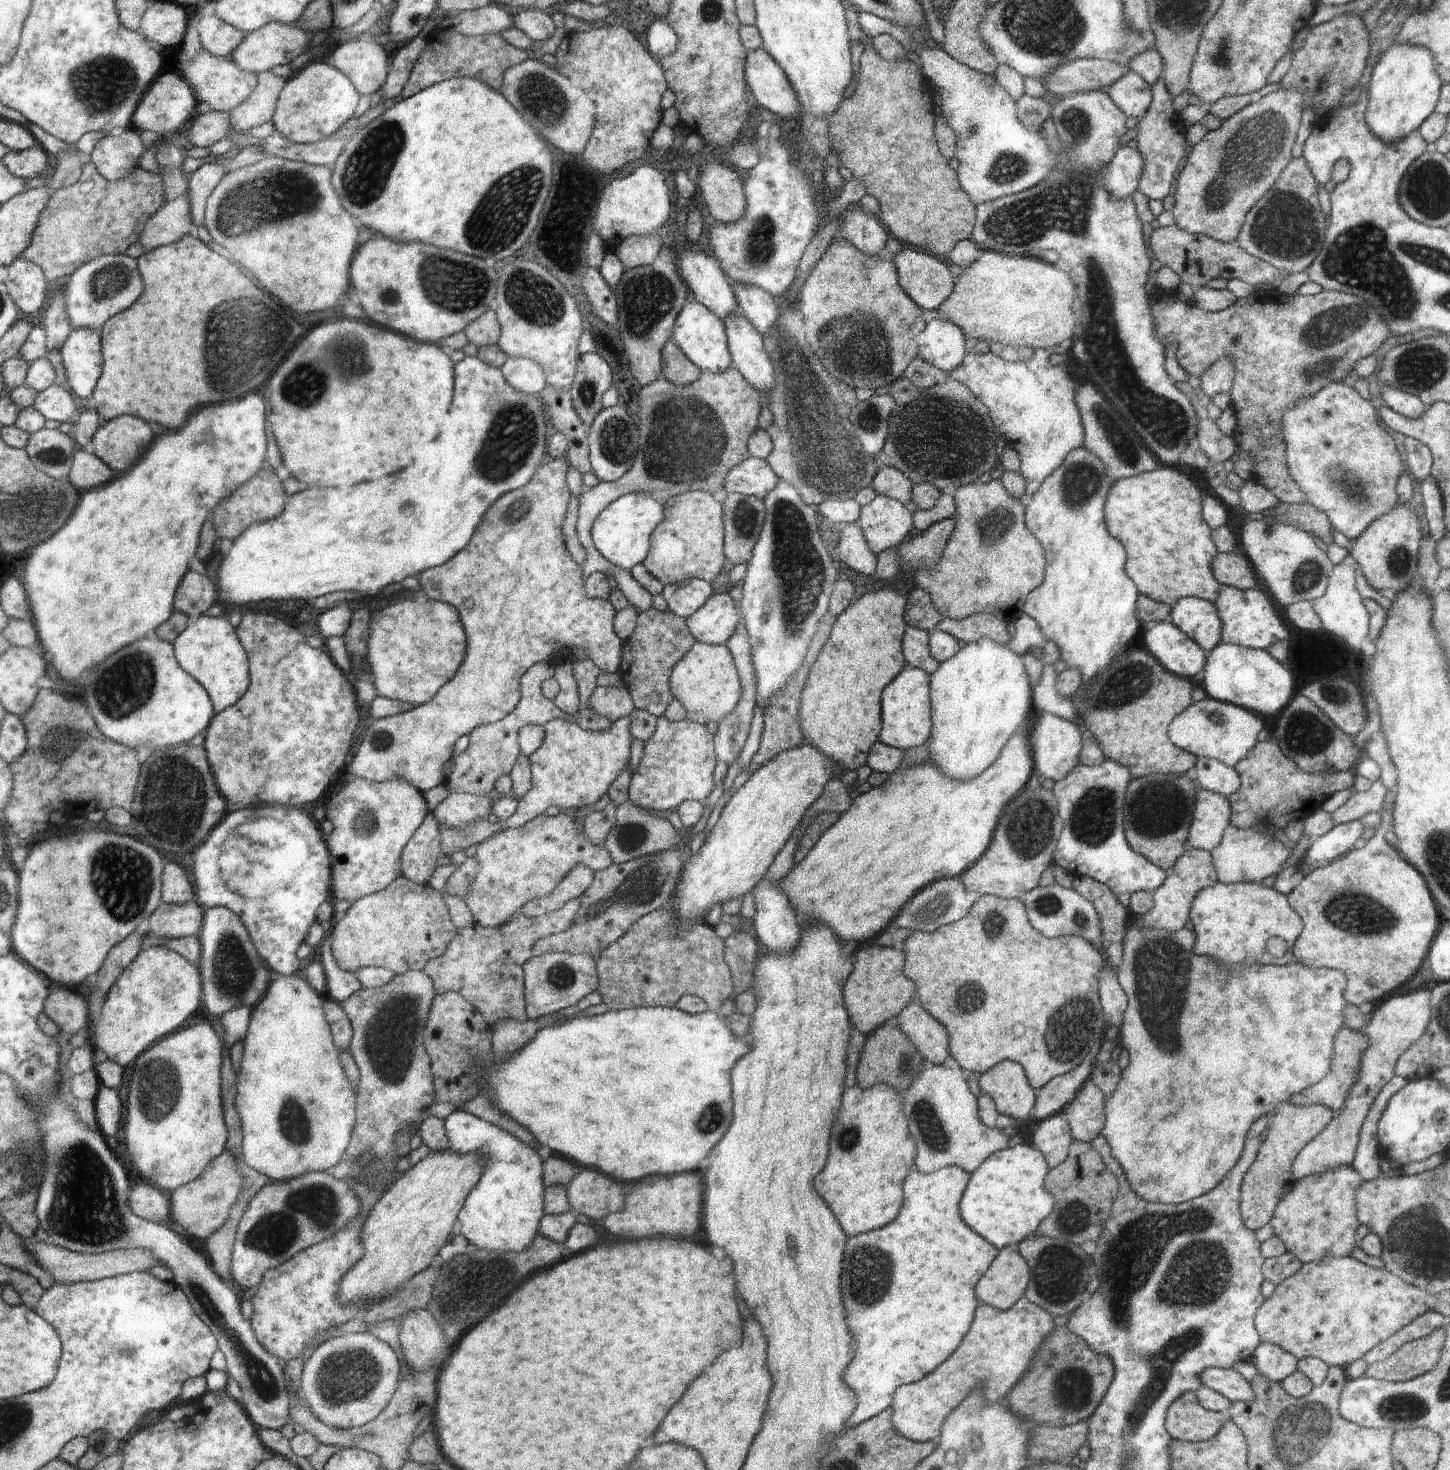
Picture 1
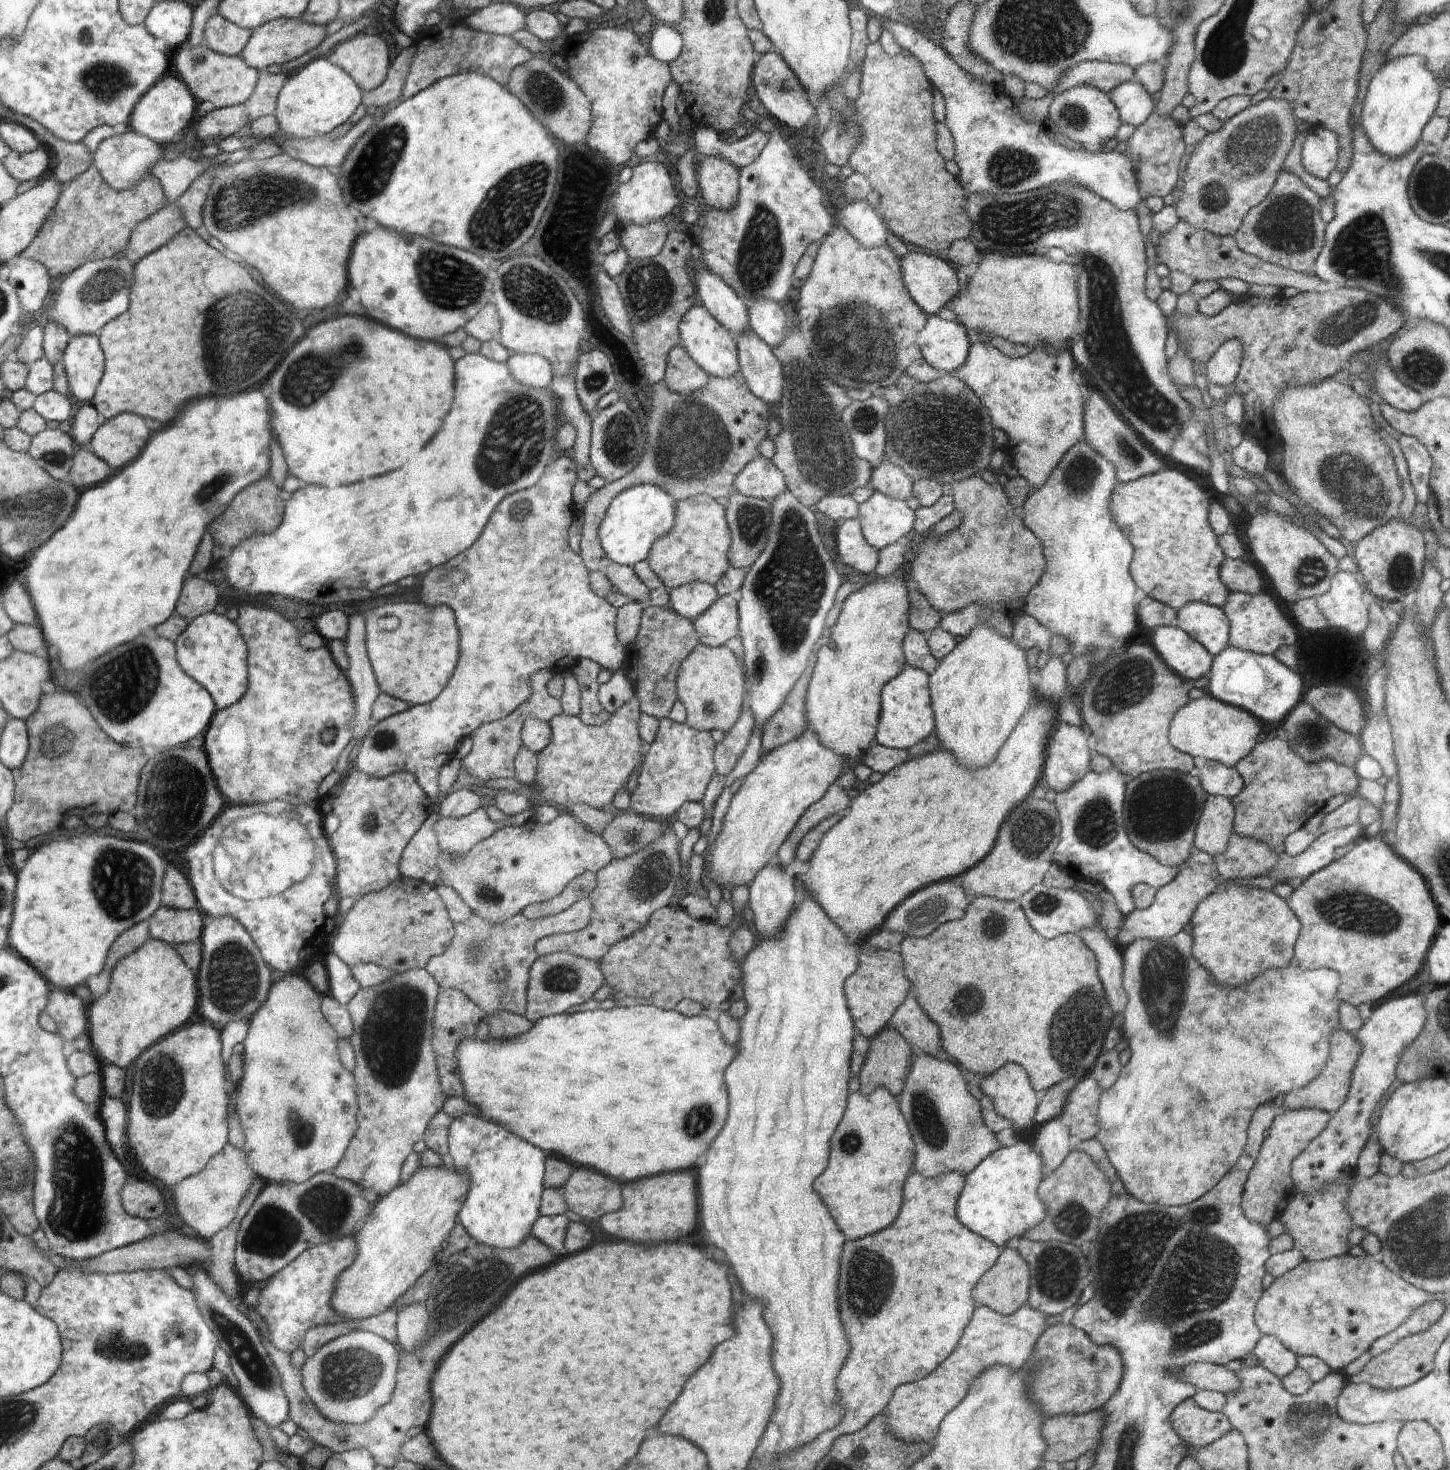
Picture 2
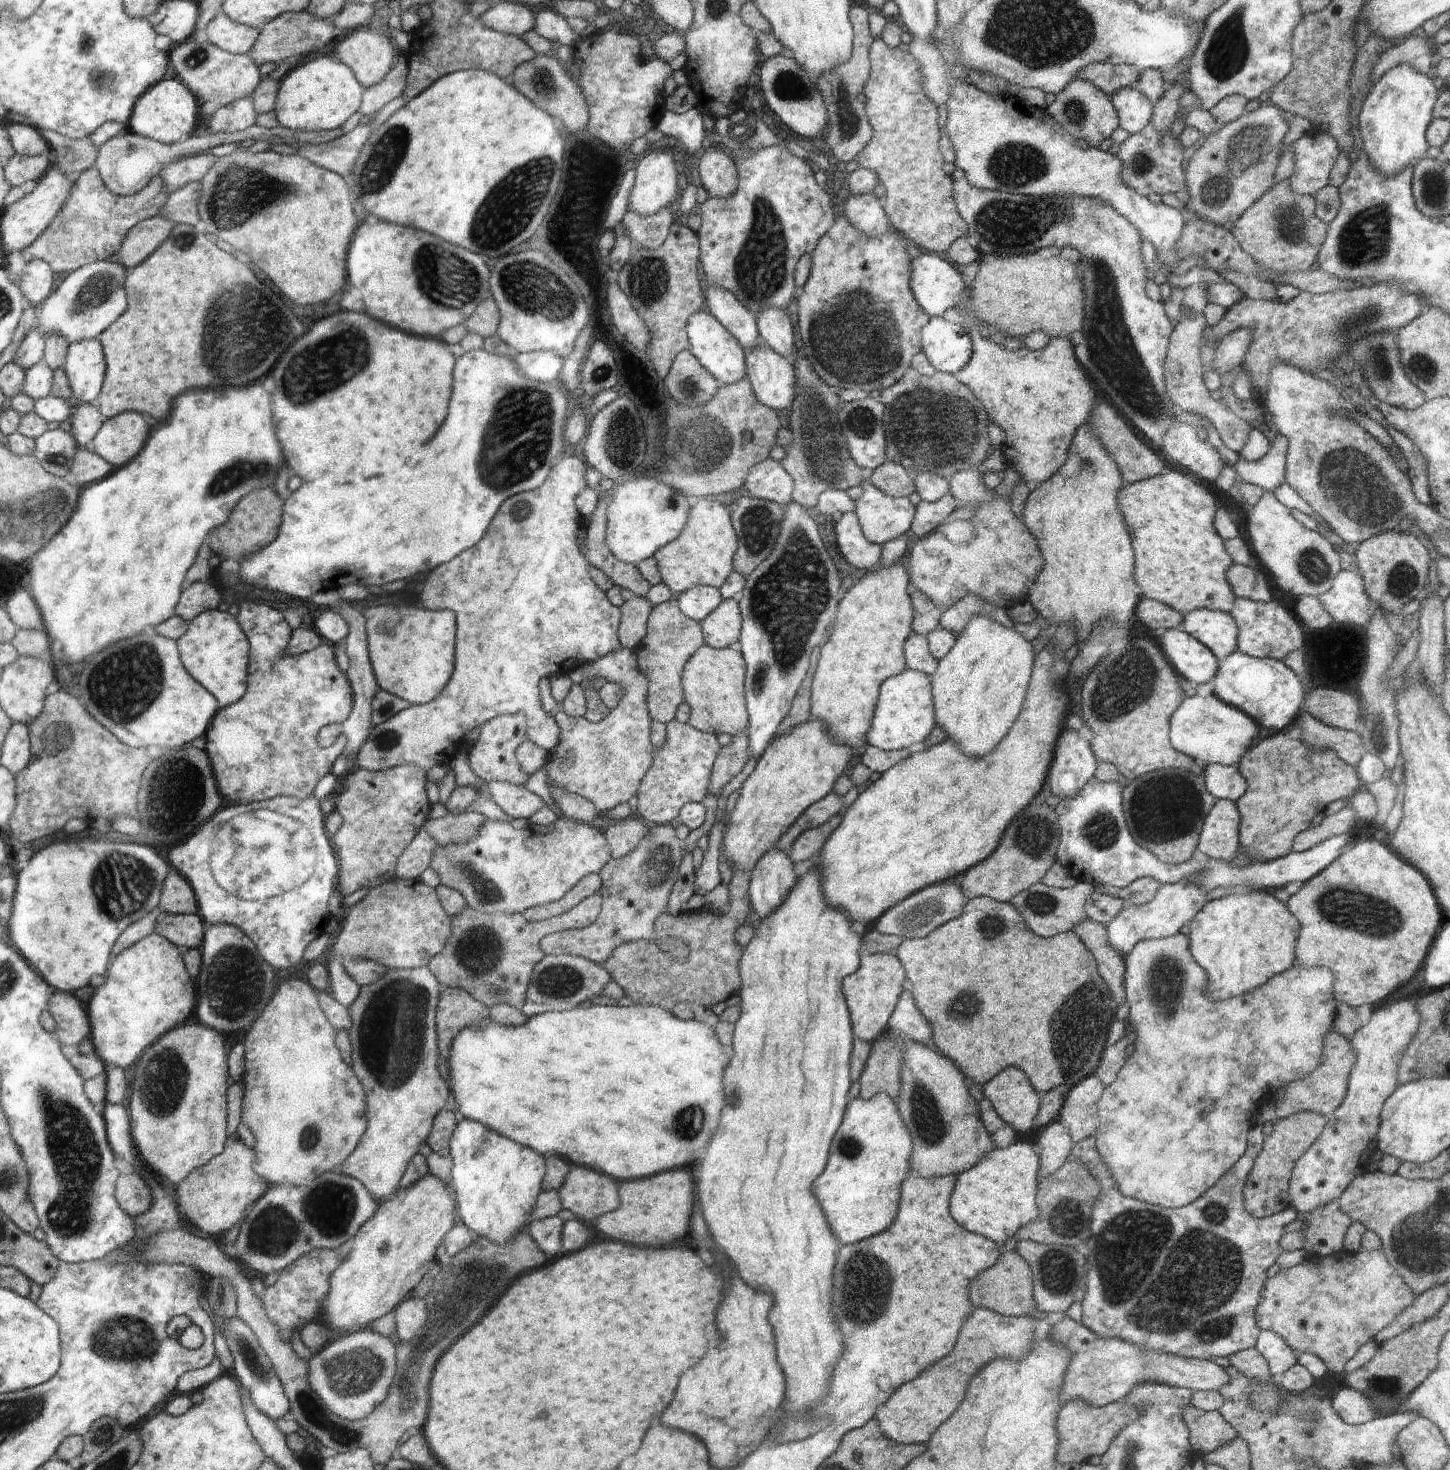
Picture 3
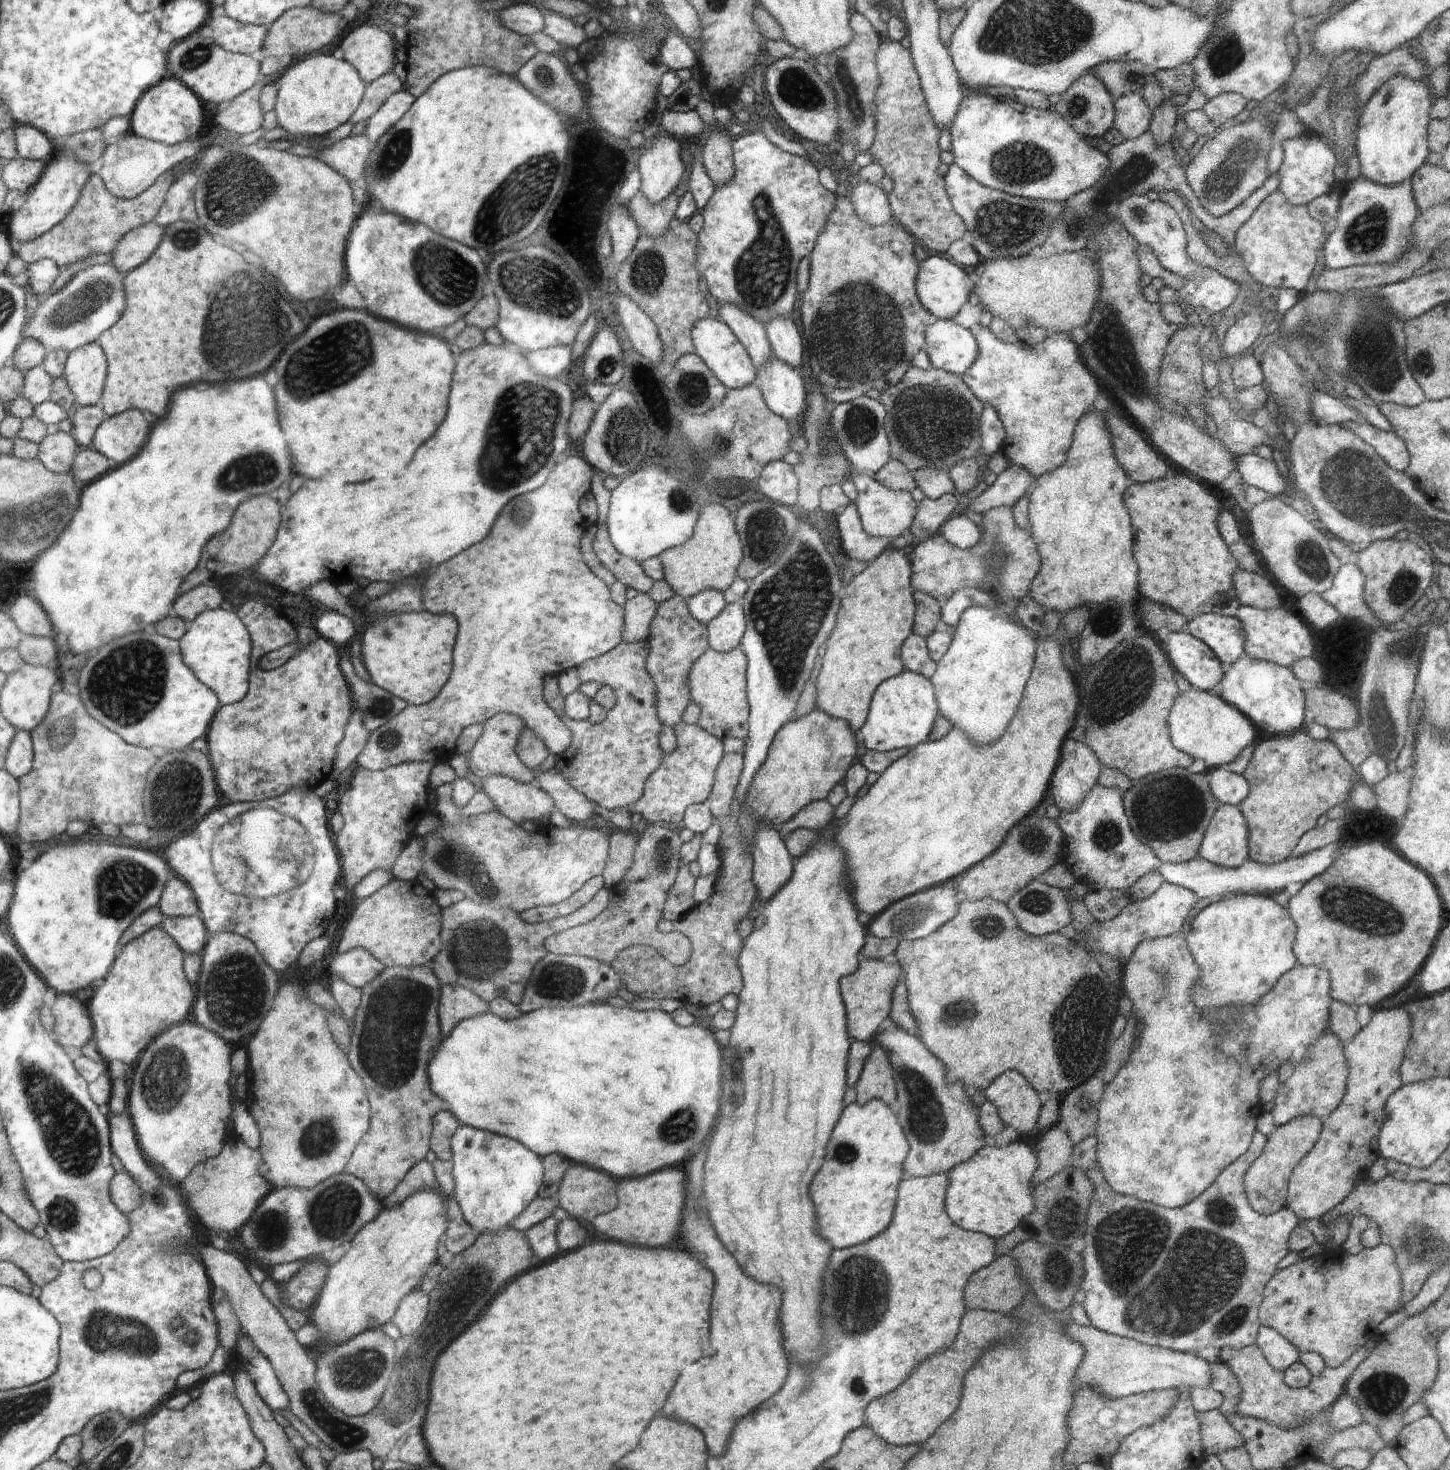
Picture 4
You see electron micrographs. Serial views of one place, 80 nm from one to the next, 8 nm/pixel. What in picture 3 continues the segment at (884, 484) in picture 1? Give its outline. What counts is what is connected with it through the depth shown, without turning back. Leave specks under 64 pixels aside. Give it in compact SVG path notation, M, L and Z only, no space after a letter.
M892 461L871 471L868 482L891 497L908 497L915 491L913 478L900 463Z

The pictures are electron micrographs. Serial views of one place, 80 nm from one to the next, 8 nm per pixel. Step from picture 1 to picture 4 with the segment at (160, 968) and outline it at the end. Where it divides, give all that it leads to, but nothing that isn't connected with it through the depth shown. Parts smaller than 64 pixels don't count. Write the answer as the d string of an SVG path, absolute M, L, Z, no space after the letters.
M160 927L147 930L120 950L120 960L116 960L116 968L112 968L112 976L106 976L104 984L97 989L98 992L89 1001L92 1016L95 1016L100 1054L106 1064L112 1060L120 1060L127 1066L135 1064L138 1054L150 1044L150 1040L154 1040L160 1032L164 1032L172 1024L182 1022L190 1014L194 994L188 977L182 970L182 962L185 962L182 950Z

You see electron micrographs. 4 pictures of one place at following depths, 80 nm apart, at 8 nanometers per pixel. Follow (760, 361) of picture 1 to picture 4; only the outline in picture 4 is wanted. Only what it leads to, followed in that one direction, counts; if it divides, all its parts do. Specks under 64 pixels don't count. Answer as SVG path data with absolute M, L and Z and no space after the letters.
M775 355L756 370L755 383L768 407L789 422L800 423L799 416L805 409L807 393L805 374Z

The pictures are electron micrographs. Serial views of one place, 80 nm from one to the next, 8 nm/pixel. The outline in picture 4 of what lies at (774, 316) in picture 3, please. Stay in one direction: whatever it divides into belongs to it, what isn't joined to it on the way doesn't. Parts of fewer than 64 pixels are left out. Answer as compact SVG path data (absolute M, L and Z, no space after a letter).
M789 317L772 319L765 324L766 334L770 343L771 354L778 357L796 370L802 370L803 336Z

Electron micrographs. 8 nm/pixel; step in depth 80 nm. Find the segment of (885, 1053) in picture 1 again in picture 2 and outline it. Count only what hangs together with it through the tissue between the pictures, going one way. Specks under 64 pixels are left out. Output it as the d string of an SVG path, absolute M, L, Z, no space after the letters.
M892 1026L883 1028L871 1039L870 1050L867 1052L866 1060L858 1074L859 1091L870 1095L875 1088L886 1087L892 1093L901 1095L906 1086L907 1076L911 1072L912 1063L914 1063L915 1051L913 1050L910 1042Z

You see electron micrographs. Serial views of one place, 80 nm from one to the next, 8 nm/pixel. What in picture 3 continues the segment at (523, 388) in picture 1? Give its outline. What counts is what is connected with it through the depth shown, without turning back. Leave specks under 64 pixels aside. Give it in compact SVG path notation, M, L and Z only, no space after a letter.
M532 351L511 353L516 366L530 380L540 380L546 384L558 383L564 359L555 351Z

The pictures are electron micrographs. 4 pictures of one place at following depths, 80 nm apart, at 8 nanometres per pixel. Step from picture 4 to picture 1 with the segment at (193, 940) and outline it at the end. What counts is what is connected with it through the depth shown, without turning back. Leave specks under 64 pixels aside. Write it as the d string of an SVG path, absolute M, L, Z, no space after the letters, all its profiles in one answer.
M187 900L182 904L160 904L158 910L148 918L150 934L159 939L185 937L198 934L202 924L202 910L194 902Z

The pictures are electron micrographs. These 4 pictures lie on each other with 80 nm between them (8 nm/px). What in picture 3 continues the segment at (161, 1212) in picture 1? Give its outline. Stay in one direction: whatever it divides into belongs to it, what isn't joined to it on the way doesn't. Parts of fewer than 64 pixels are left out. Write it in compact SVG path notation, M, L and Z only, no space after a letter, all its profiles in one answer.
M136 1172L121 1174L117 1180L115 1196L120 1196L120 1206L130 1216L145 1213L155 1201L148 1184Z

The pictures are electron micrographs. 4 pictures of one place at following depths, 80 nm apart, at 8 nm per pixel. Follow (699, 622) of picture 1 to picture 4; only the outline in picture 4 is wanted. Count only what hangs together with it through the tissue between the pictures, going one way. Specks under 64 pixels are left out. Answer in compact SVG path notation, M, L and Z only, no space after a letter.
M741 601L728 603L720 614L707 624L707 640L713 651L728 652L741 644L747 628L746 612Z

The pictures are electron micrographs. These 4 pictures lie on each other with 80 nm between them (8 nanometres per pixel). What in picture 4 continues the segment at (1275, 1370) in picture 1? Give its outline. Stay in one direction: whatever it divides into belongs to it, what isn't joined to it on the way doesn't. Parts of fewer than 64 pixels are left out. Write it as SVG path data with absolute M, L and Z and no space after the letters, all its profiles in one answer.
M1260 1325L1255 1342L1272 1368L1284 1372L1299 1360L1300 1351L1276 1329Z

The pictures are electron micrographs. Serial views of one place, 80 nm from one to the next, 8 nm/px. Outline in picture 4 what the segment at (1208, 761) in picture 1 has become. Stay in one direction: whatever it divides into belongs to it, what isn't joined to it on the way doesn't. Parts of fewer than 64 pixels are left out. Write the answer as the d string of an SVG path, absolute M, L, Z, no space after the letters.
M1214 767L1208 771L1211 793L1221 802L1234 806L1248 796L1249 784L1241 775L1226 768Z

